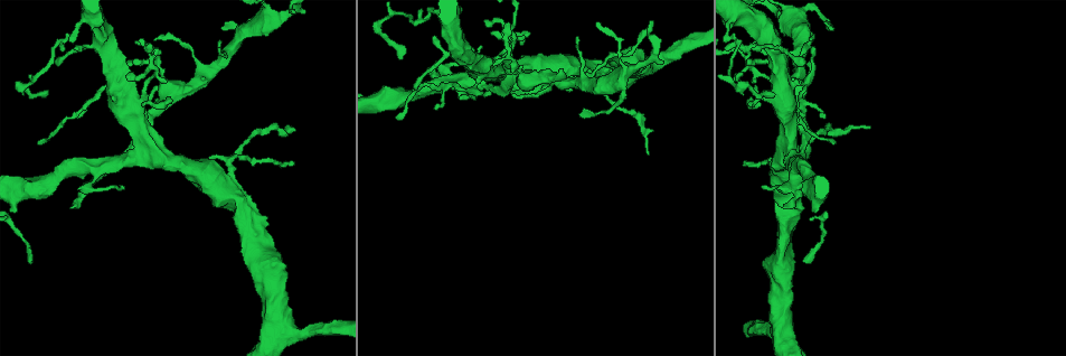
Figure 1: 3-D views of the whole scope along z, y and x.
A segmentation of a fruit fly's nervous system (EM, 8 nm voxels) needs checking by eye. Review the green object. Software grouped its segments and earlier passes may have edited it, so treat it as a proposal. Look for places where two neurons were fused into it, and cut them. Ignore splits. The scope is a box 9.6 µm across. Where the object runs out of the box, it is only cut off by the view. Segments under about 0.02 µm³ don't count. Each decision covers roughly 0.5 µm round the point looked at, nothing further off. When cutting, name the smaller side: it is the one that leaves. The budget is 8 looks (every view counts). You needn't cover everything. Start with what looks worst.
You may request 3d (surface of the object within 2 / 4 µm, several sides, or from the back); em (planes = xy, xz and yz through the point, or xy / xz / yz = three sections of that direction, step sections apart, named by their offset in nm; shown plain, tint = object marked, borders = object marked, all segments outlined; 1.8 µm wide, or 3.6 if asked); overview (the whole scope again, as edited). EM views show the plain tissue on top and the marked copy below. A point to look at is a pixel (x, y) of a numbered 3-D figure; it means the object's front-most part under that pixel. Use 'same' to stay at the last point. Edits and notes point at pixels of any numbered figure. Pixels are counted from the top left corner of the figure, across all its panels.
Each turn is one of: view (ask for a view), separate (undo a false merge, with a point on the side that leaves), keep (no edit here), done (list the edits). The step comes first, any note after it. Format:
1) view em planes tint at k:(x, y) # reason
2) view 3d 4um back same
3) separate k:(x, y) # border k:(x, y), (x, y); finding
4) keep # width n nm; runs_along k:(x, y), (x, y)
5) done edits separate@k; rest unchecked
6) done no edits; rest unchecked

view em 3.6um xz step 8 tint at 1:(789, 120) # four arms meet

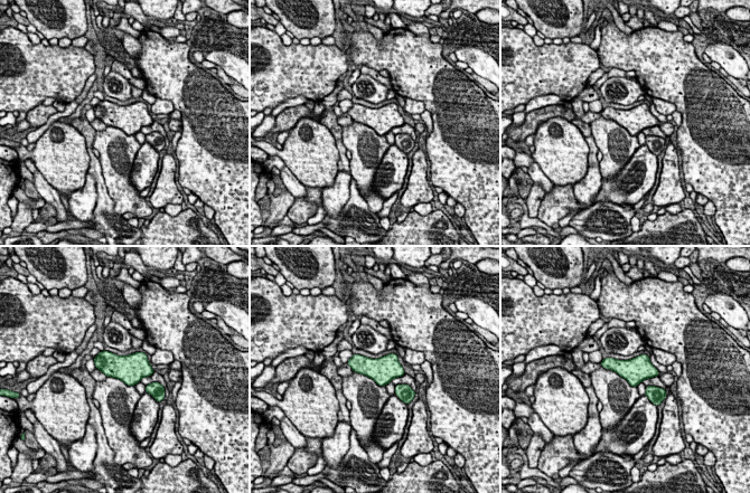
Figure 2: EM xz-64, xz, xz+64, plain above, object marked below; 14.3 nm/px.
keep # width 360 nm; continuous, no second neuron

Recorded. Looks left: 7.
view em planes tint at 1:(739, 51) # narrows sharply

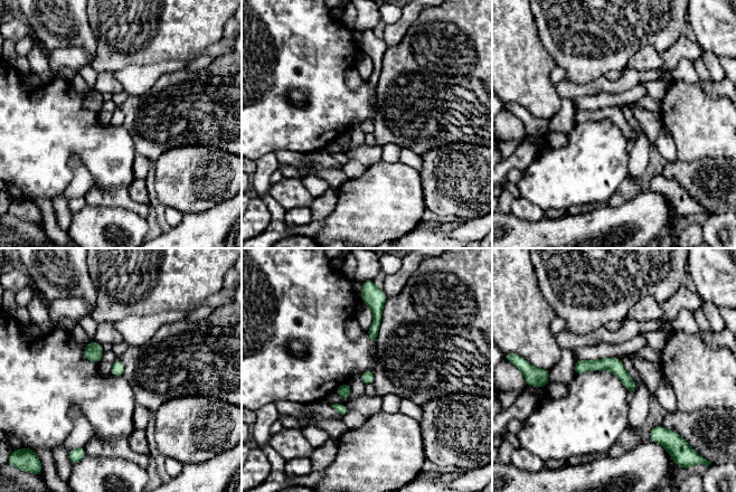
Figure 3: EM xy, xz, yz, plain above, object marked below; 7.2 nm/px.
keep # width 90 nm; runs_along 3:(576, 368), (612, 365), (632, 389); all the same neuron

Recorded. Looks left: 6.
view 3d 4um at 1:(586, 69) # calibre changes

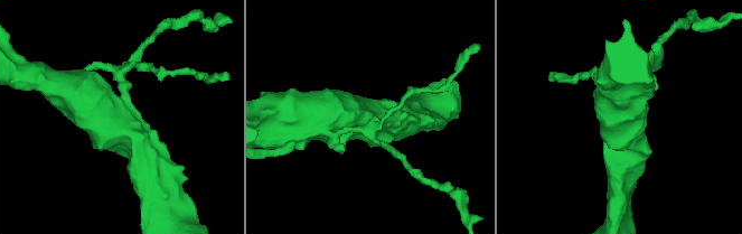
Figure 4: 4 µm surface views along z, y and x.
view em planes borders at 4:(113, 101) # need the tissue

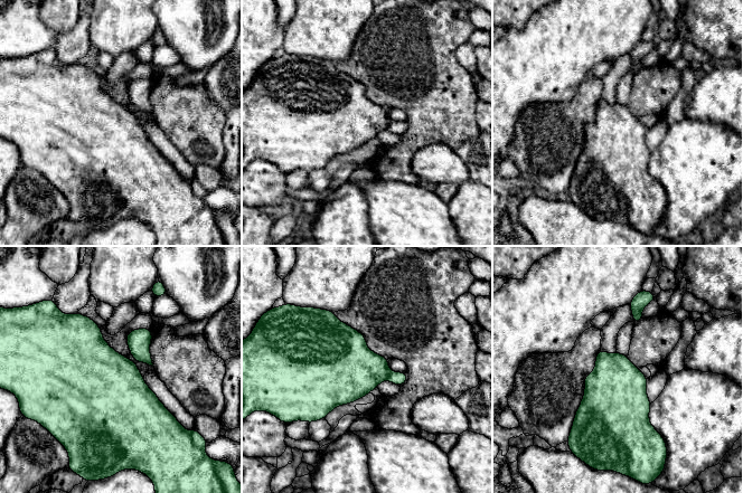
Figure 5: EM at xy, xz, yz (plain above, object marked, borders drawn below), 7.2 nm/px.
keep # continuous, no second neuron

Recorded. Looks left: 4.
done no edits; rest unchecked

